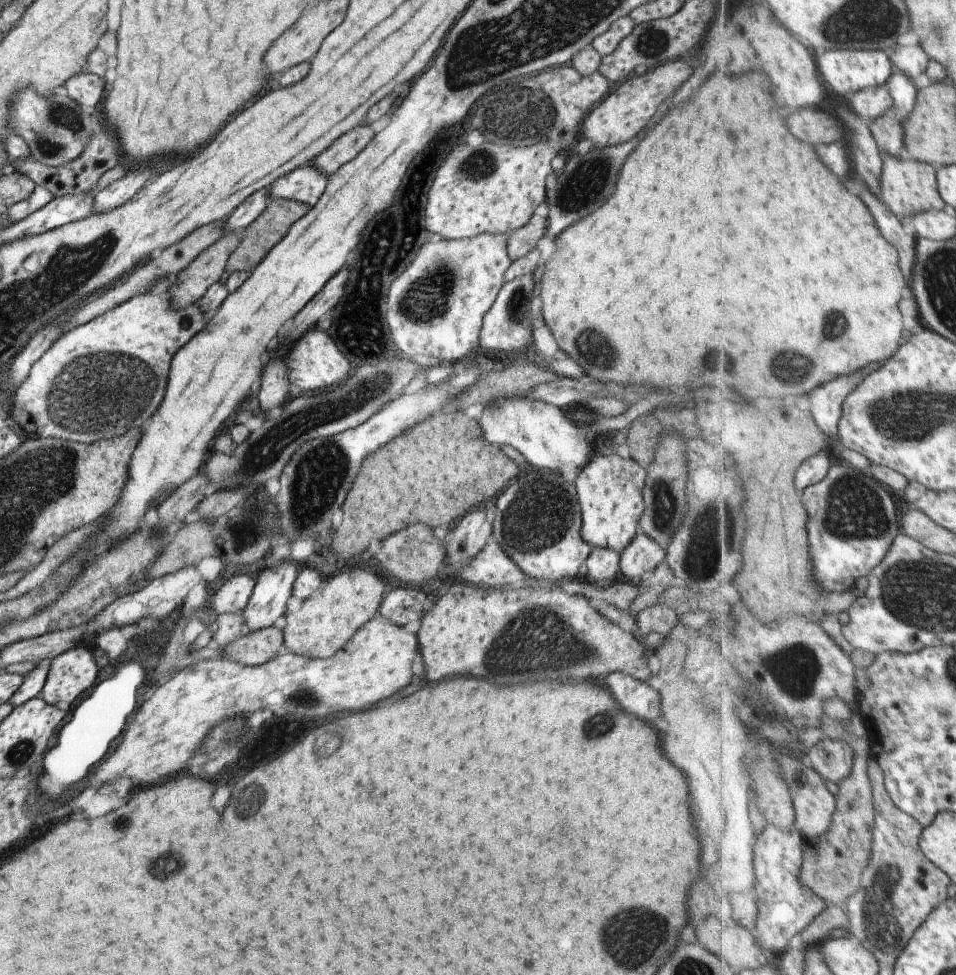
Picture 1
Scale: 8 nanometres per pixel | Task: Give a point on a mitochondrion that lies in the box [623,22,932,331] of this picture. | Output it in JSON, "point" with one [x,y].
{"point":[651,42]}

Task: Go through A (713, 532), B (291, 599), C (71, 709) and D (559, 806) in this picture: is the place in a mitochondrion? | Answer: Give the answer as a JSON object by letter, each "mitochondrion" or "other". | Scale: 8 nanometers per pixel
{"A":"mitochondrion","B":"other","C":"other","D":"other"}

